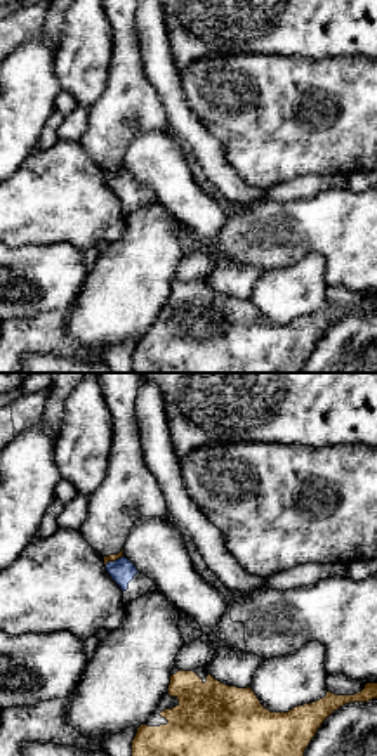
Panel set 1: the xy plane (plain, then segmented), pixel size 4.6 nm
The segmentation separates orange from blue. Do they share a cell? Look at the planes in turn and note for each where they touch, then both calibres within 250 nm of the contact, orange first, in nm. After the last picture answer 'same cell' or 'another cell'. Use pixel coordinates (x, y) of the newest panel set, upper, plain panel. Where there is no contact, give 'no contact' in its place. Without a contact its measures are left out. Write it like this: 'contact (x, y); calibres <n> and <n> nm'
contact (113, 172); calibres 30 and 120 nm

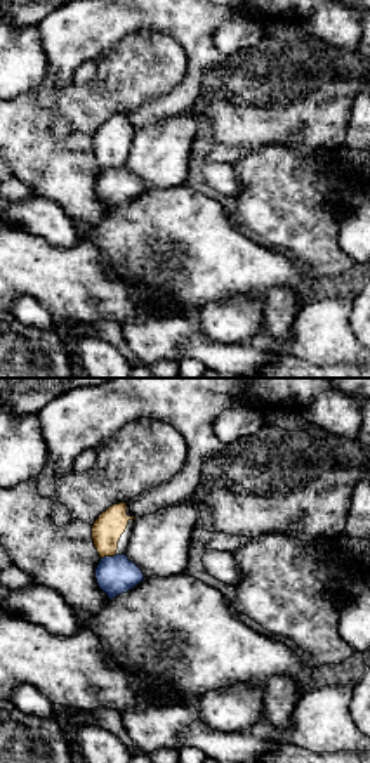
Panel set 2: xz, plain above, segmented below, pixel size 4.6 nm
contact (108, 167); calibres 140 and 180 nm

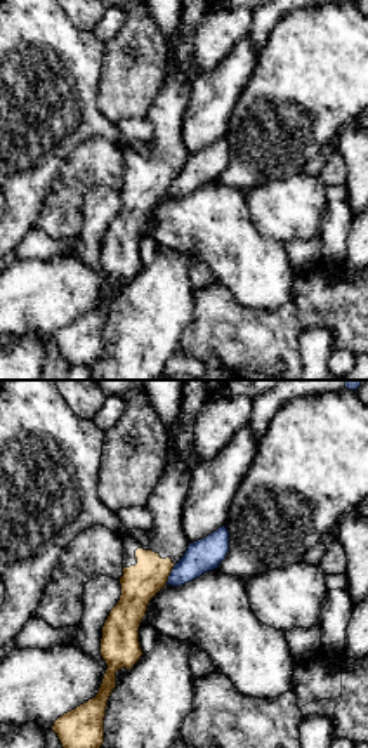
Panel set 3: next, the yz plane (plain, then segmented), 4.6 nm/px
contact (169, 186); calibres 180 and 150 nm

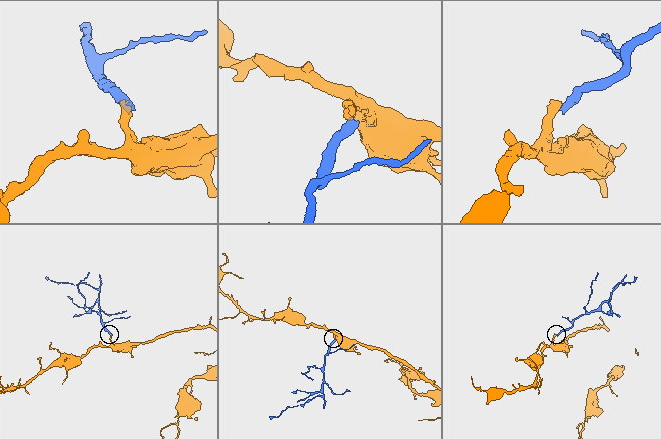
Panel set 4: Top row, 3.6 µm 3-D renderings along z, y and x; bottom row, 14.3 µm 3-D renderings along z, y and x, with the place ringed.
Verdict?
another cell

